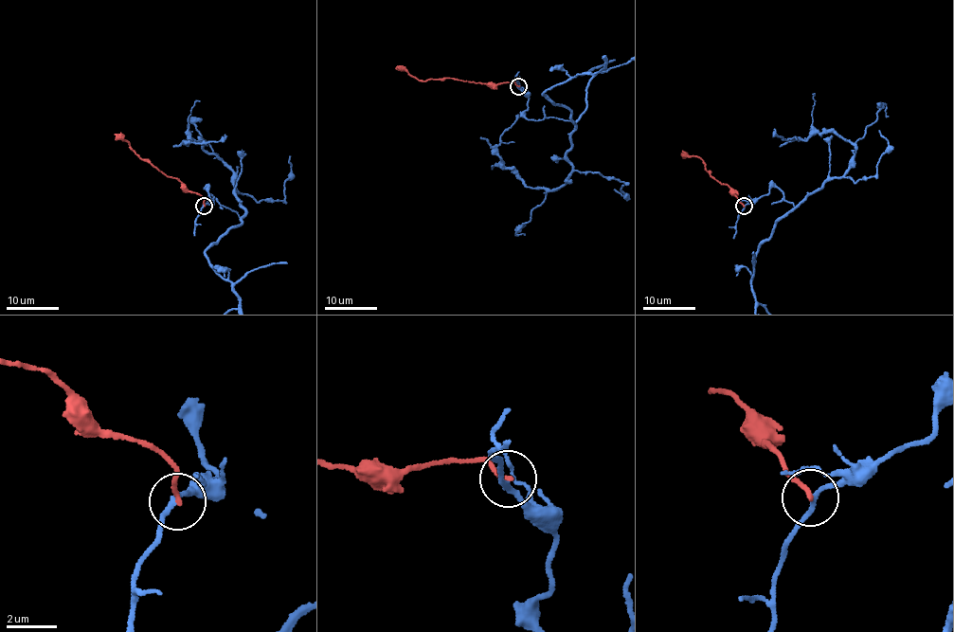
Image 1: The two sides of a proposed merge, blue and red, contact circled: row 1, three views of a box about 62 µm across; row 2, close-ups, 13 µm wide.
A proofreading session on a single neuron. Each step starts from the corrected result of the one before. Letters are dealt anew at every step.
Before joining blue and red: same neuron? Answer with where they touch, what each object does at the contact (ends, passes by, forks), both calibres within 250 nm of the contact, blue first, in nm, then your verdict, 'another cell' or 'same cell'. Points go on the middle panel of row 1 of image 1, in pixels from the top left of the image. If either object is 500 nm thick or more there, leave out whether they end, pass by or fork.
at (518, 86); blue passes by; red ends there; 190 nm thick on the blue side, 180 nm on the other; another cell

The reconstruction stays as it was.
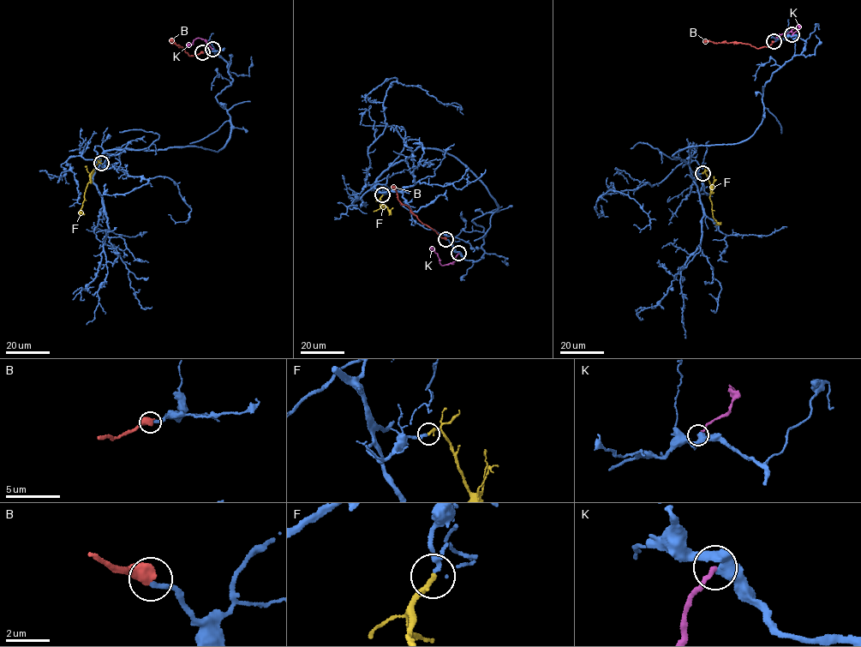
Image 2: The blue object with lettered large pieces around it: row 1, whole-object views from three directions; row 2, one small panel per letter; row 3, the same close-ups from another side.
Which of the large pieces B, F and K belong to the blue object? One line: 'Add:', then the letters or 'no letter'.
Add: B, F

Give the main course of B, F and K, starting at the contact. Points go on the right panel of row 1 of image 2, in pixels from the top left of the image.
B: (774, 41), (768, 46), (758, 49), (732, 42), (703, 43)
F: (702, 173), (704, 172), (711, 185), (712, 216), (717, 223), (720, 222)
K: (792, 35), (798, 30), (798, 25), (786, 33), (775, 38)

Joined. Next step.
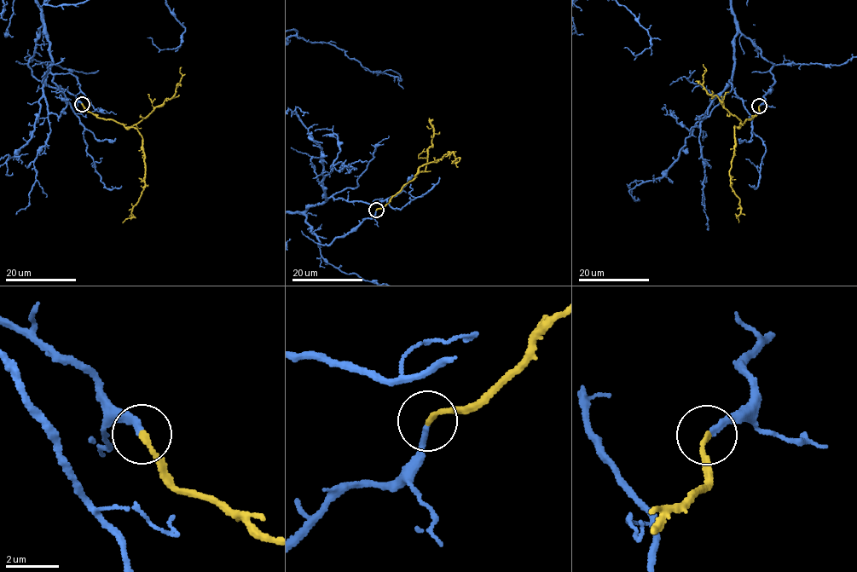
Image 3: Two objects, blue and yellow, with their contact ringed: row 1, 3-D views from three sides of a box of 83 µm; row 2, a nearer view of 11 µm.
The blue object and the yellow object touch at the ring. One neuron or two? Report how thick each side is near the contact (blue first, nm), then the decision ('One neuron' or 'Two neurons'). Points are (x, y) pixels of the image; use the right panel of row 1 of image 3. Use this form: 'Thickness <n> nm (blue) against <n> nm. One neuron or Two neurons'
Thickness 240 nm (blue) against 200 nm. One neuron

